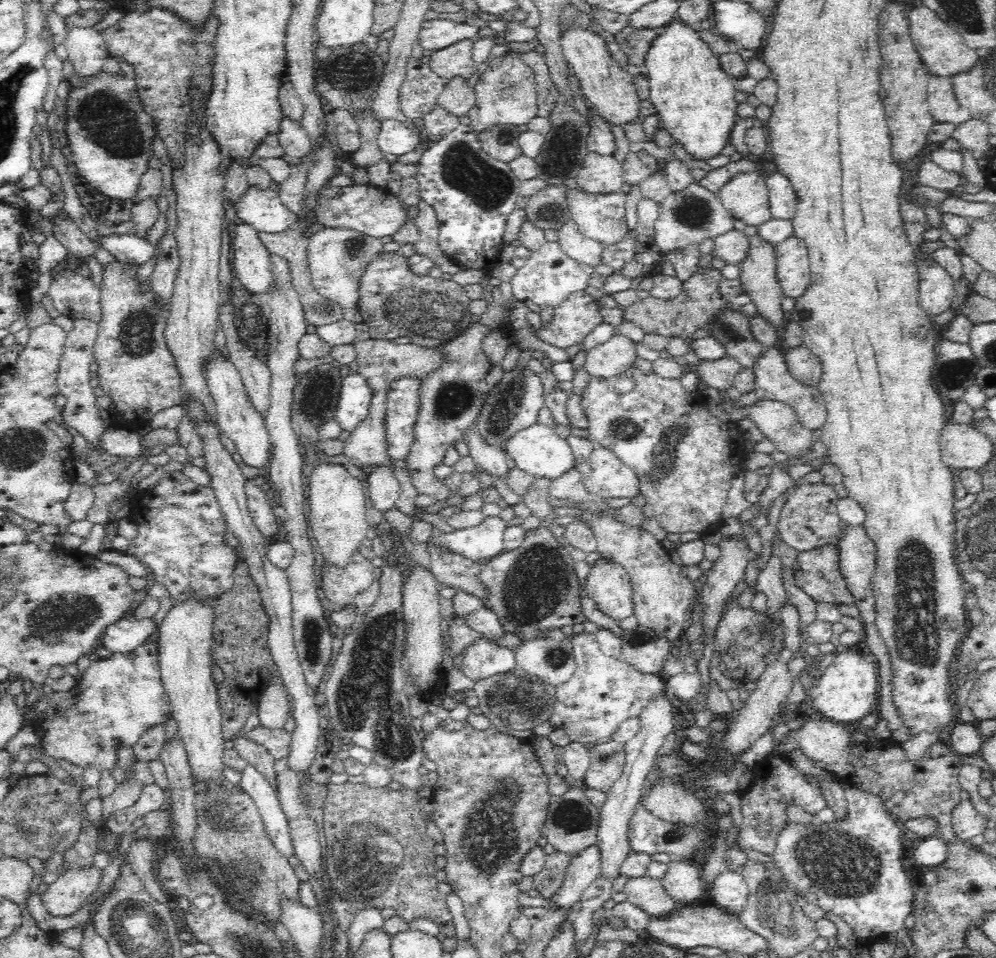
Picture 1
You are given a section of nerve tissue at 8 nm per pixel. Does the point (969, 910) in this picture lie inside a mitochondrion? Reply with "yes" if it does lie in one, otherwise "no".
yes

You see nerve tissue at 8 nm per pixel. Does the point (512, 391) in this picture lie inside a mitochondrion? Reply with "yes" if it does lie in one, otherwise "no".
yes

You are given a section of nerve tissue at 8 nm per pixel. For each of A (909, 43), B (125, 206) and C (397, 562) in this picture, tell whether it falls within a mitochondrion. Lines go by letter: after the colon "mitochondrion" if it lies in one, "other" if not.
A: other
B: other
C: other

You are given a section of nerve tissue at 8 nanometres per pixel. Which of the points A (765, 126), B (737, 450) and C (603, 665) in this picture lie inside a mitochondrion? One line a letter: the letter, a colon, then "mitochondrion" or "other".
A: other
B: other
C: other

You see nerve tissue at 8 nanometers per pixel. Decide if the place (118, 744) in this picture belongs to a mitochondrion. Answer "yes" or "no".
no

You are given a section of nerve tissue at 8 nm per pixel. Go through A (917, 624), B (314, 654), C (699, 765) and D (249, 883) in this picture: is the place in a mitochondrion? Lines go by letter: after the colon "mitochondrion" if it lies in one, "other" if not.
A: mitochondrion
B: mitochondrion
C: other
D: mitochondrion

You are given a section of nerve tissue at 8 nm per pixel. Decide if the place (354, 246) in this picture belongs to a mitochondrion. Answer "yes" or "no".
yes

